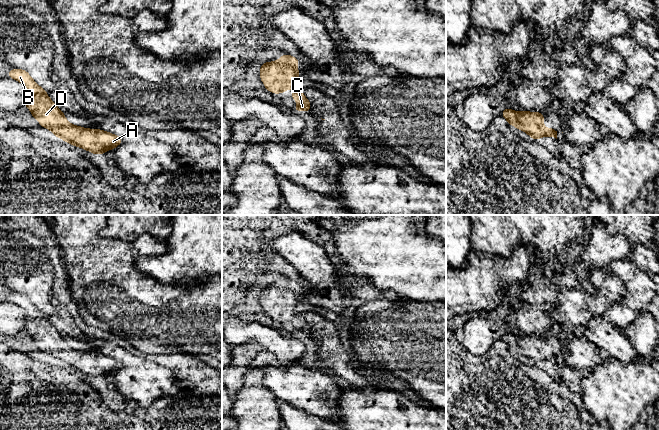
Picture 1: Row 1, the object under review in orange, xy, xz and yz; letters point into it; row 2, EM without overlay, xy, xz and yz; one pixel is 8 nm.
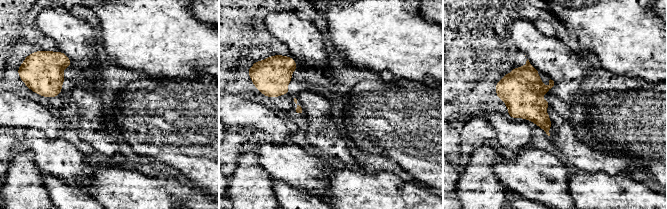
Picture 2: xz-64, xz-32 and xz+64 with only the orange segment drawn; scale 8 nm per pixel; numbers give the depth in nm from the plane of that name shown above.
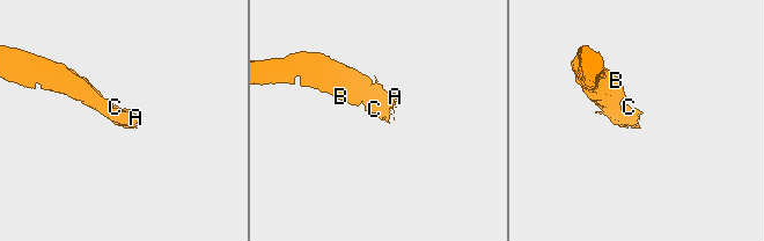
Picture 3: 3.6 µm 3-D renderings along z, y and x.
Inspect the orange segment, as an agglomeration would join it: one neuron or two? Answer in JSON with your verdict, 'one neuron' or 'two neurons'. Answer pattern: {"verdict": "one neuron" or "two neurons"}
{"verdict": "one neuron"}

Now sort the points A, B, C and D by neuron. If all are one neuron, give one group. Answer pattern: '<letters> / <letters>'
A B C D

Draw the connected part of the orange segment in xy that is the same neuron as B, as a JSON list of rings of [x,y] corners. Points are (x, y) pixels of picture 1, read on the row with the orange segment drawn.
[[[13,68],[7,77],[17,80],[25,87],[25,103],[33,117],[43,128],[49,129],[54,136],[81,147],[96,155],[113,150],[123,143],[120,136],[101,129],[88,129],[70,124],[63,112],[49,98],[27,71]]]

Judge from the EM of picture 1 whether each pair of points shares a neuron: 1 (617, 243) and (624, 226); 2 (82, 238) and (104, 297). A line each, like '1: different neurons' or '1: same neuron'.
1: different neurons
2: same neuron

